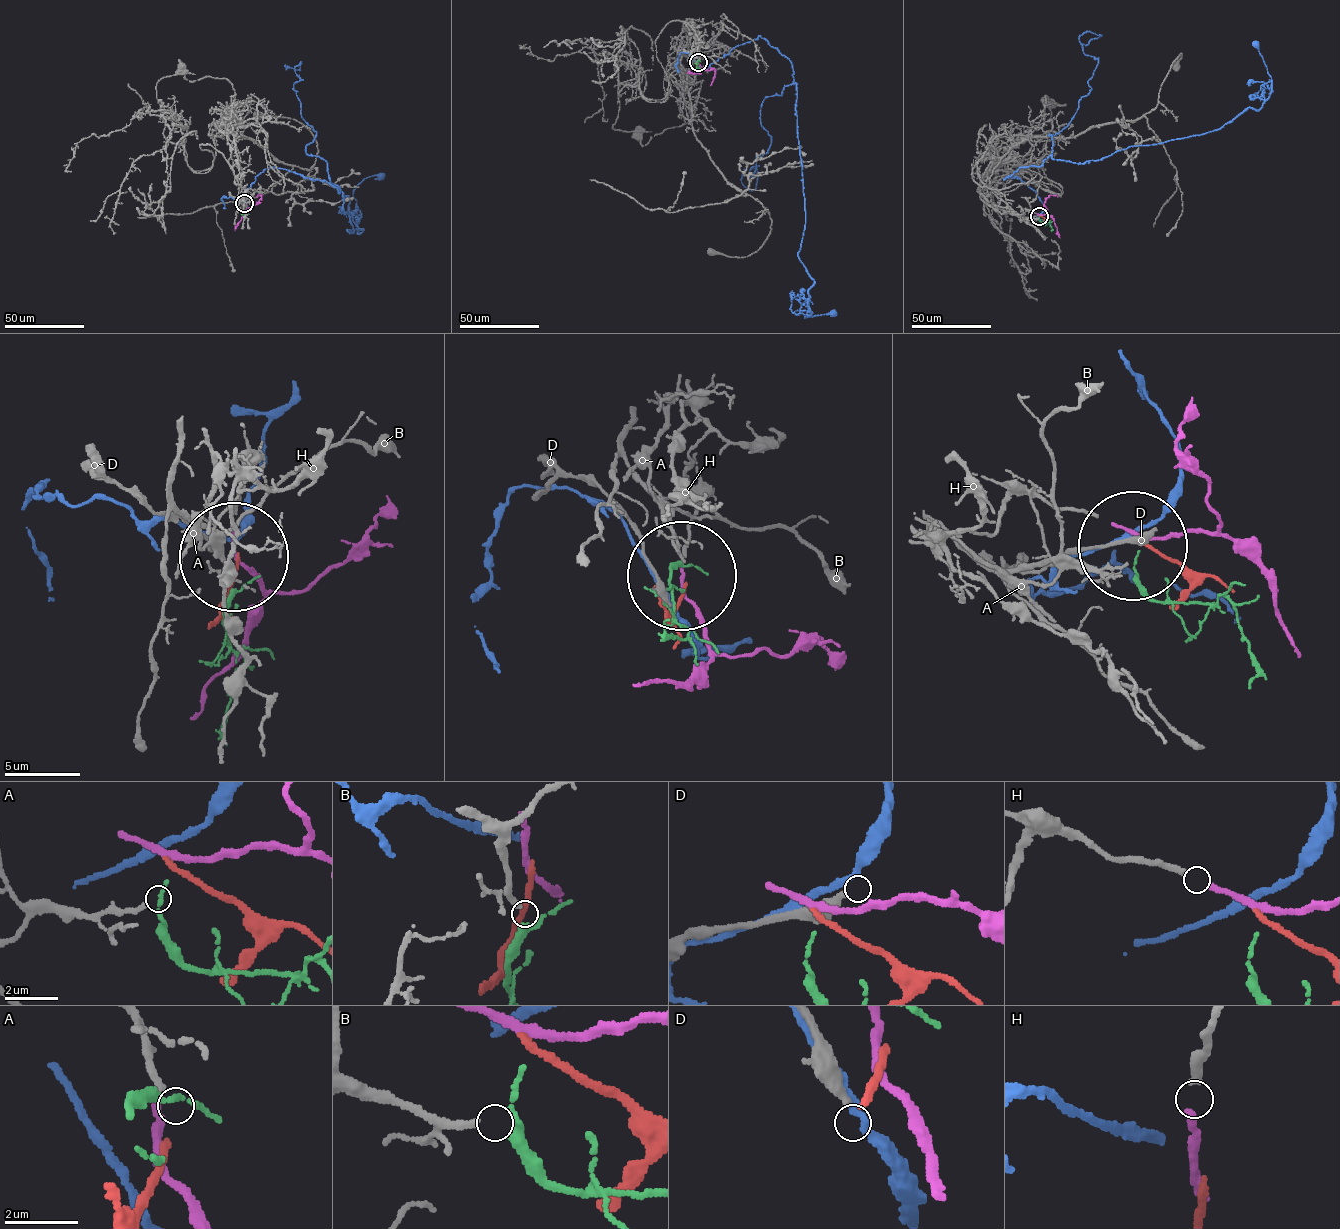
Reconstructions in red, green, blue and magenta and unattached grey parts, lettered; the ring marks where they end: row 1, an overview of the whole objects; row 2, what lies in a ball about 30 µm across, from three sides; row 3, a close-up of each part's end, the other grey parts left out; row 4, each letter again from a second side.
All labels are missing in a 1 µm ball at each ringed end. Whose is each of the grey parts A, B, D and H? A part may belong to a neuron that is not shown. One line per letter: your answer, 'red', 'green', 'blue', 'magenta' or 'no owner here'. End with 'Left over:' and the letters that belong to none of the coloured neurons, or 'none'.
A: no owner here
B: green
D: no owner here
H: magenta
Left over: A, D

